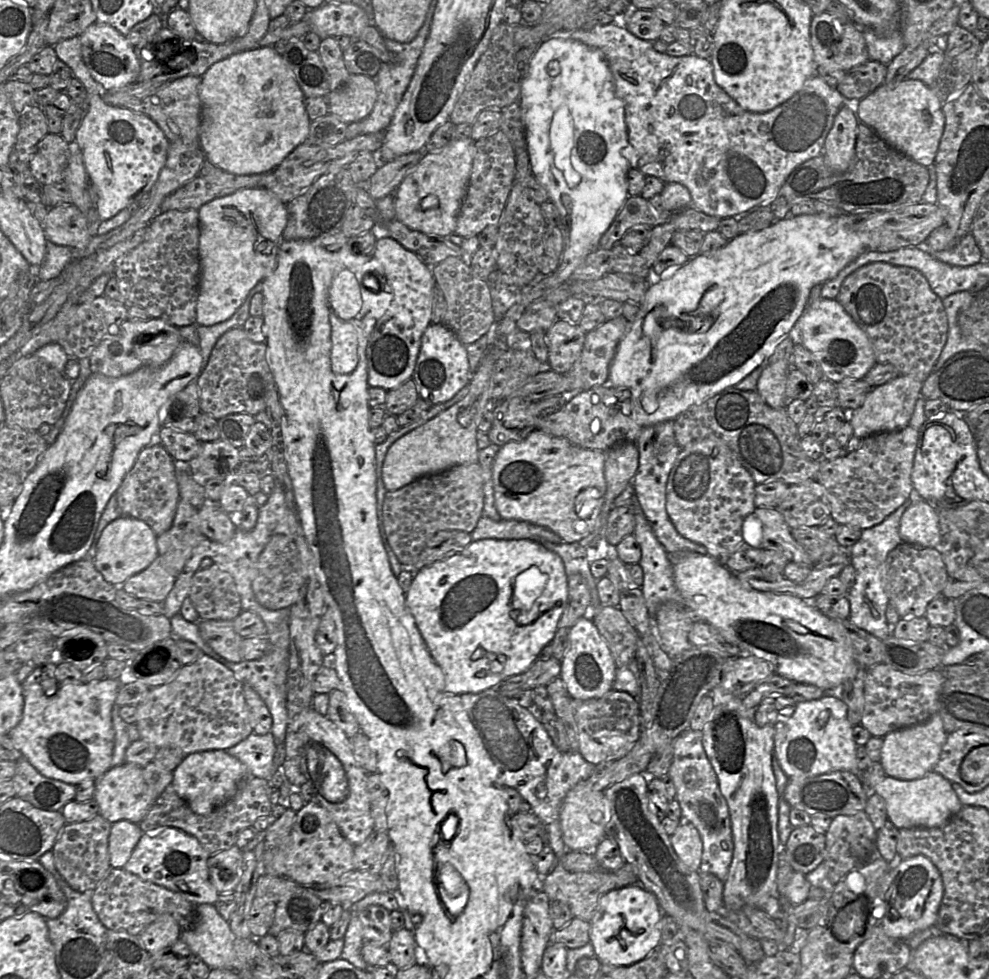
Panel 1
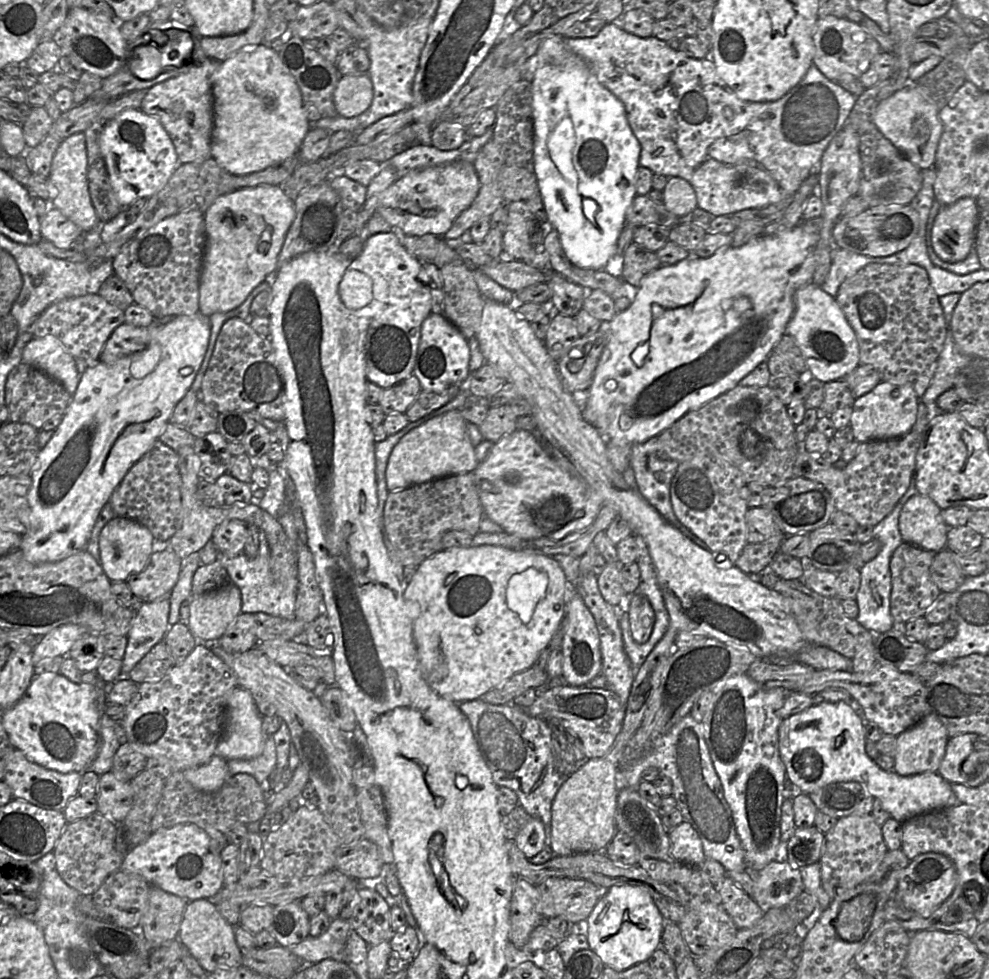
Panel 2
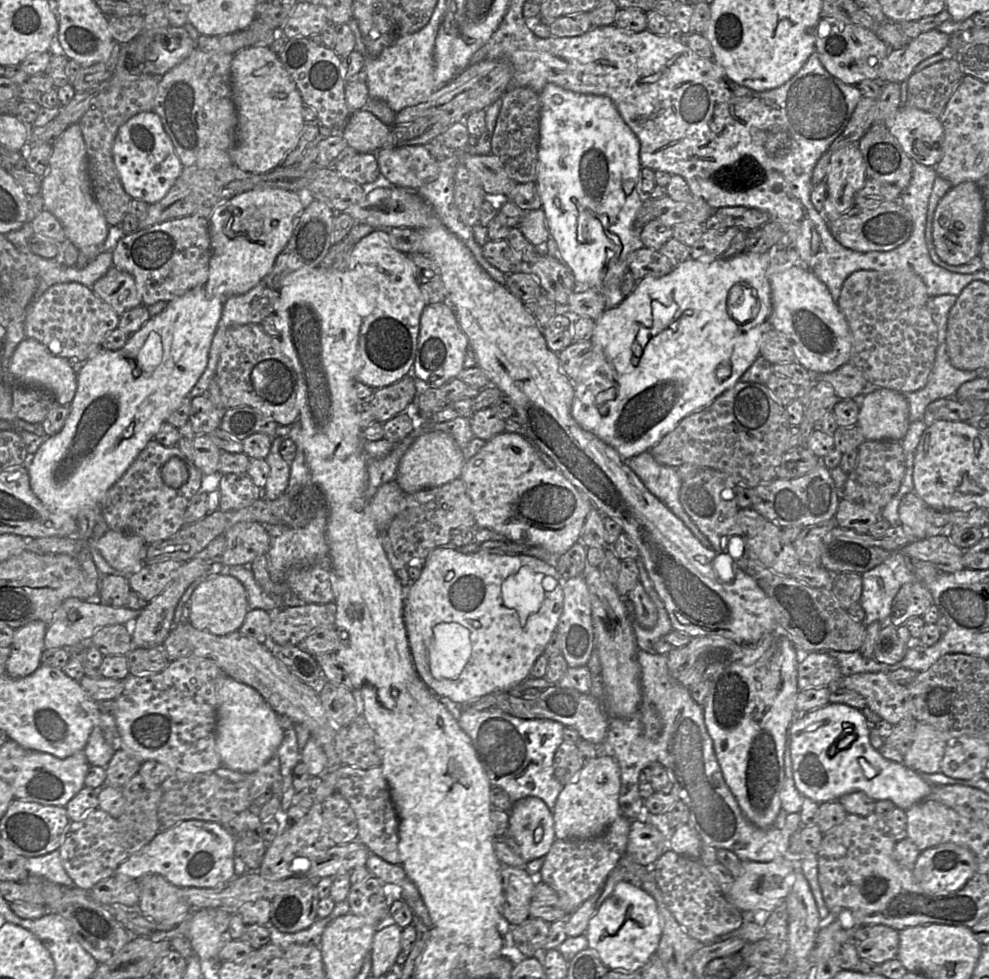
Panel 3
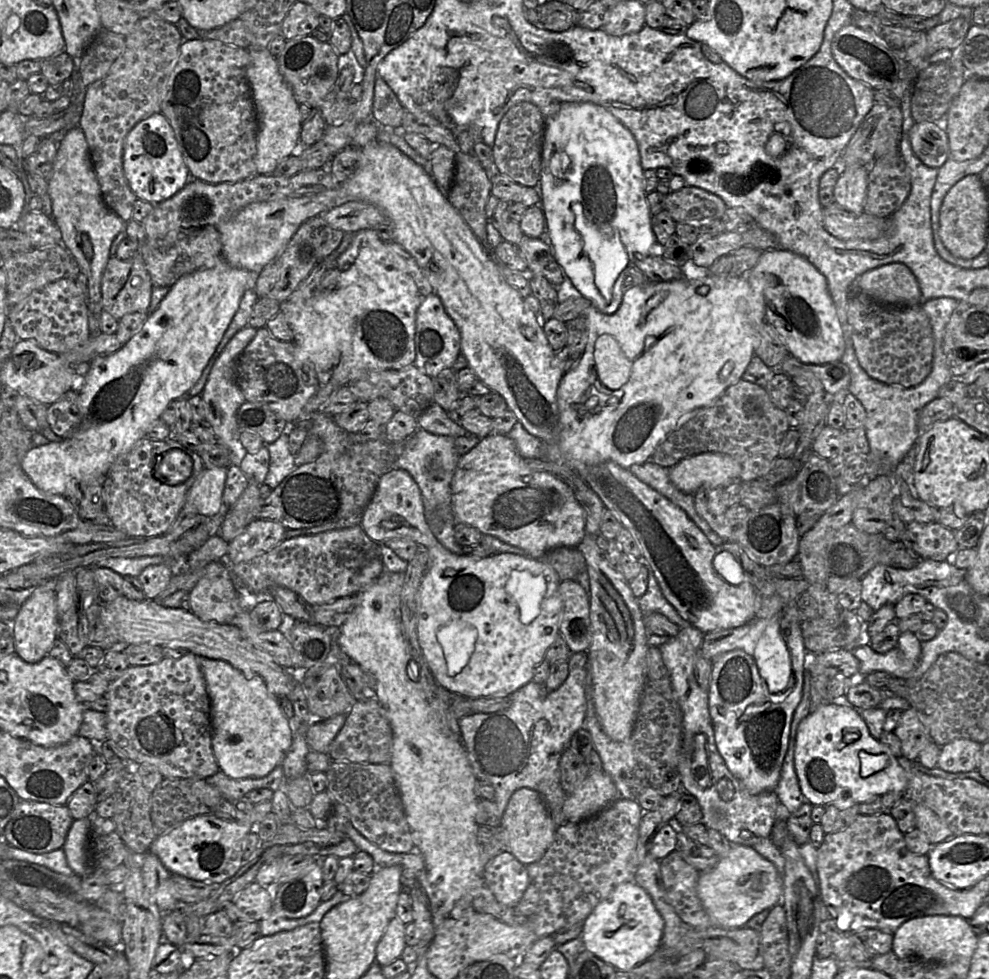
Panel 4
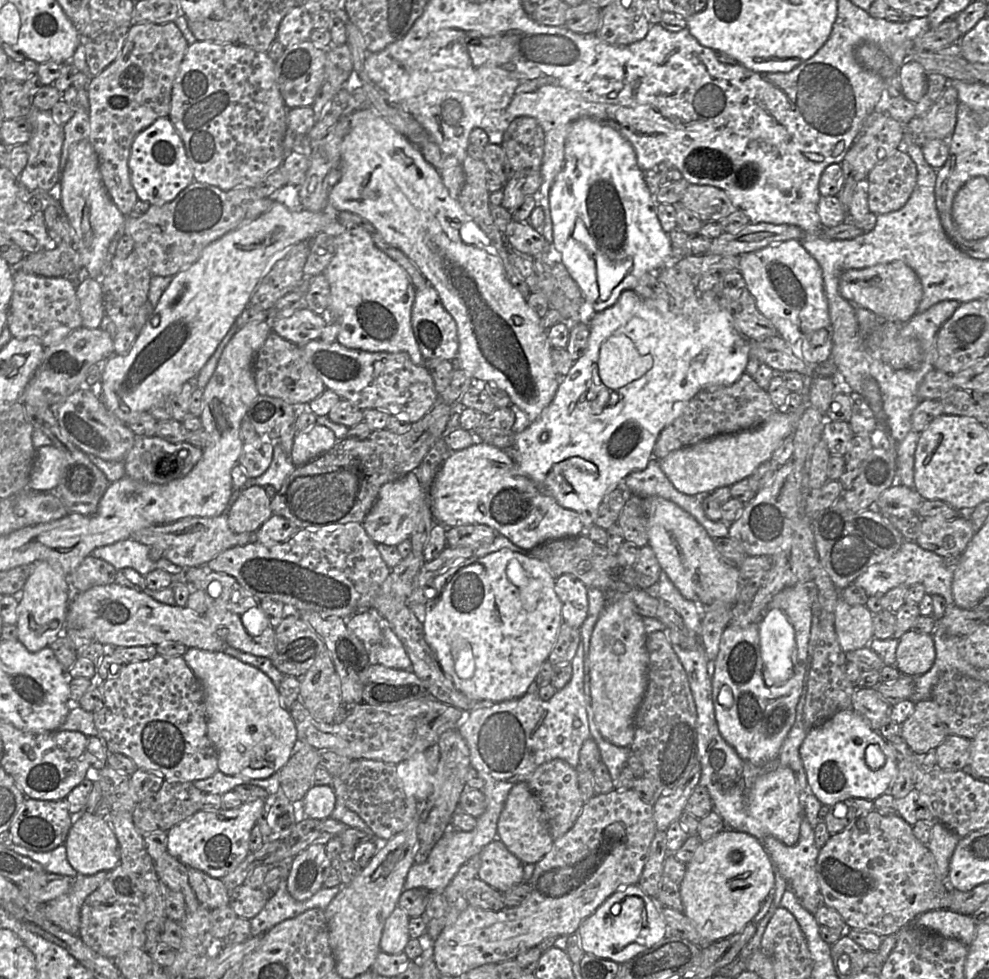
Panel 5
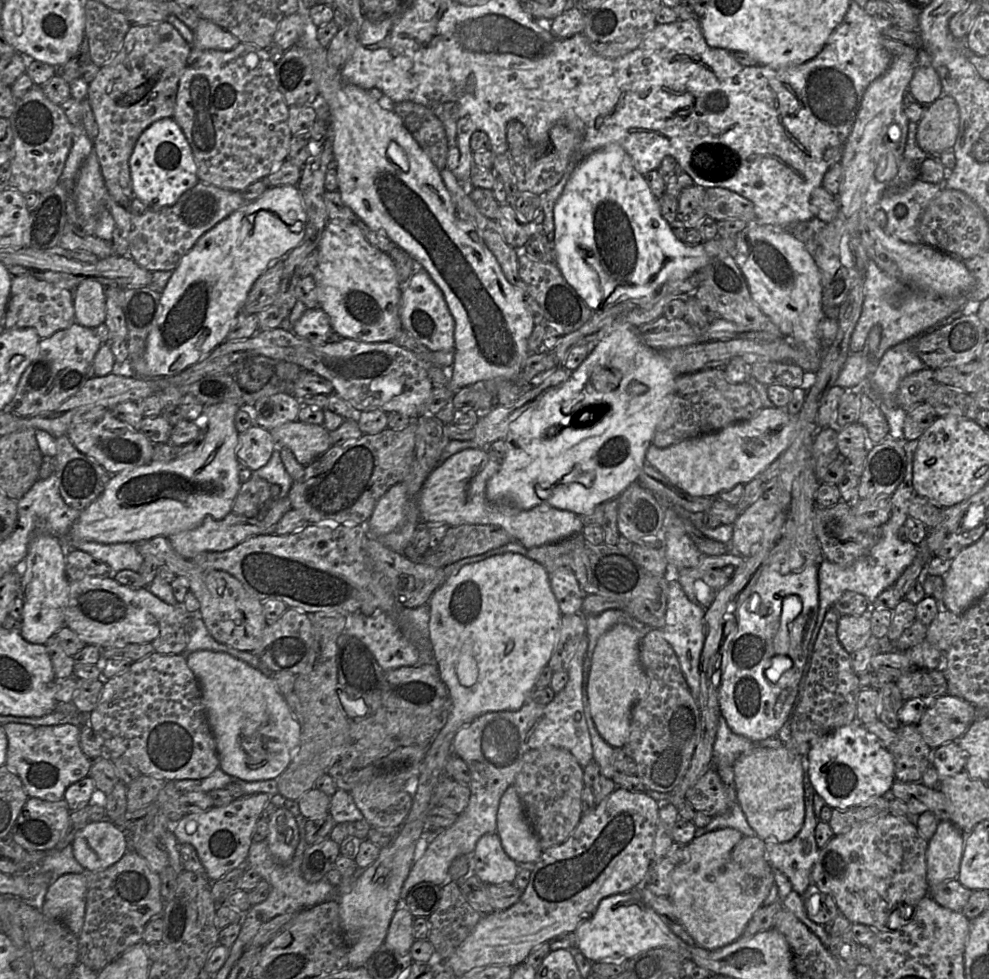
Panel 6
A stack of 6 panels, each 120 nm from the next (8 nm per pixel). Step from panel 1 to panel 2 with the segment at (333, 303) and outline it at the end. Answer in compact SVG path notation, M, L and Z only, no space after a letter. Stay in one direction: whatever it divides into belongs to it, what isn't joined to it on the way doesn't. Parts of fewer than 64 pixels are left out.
M347 268L338 288L343 304L350 310L367 306L373 298L373 282L365 273Z

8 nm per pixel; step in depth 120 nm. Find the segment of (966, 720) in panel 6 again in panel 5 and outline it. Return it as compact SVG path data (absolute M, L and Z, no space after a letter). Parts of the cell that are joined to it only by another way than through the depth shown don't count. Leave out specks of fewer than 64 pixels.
M928 699L915 703L912 715L901 724L901 737L920 756L936 748L950 735L939 717L938 705Z

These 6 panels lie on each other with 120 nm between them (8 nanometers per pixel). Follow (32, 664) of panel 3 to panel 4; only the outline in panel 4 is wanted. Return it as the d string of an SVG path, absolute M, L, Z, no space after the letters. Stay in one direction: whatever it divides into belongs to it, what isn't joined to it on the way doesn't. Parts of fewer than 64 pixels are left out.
M54 580L45 581L35 588L12 622L15 653L27 663L37 663L42 660L58 638L59 623Z

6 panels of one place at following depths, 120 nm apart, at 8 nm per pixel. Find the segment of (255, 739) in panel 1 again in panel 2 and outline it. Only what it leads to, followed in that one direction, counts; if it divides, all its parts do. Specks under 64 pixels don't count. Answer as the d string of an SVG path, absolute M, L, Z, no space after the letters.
M272 735L266 737L262 753L252 759L227 760L228 771L231 775L247 773L261 783L268 778L277 762L276 745Z

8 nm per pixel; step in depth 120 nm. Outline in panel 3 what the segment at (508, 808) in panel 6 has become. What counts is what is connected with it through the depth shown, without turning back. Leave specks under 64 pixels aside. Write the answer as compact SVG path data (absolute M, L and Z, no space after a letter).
M528 796L512 803L509 812L509 834L520 848L525 862L545 857L555 837L553 812L545 802L537 797Z

